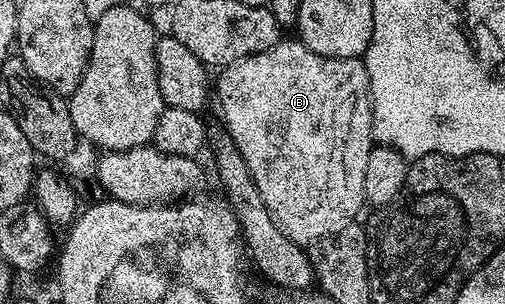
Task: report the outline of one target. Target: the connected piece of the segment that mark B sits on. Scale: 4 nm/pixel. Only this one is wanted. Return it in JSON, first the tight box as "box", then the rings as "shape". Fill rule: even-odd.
{"box":[215,39,375,247],"shape":[[[282,39],[270,47],[266,53],[256,53],[224,66],[220,70],[221,78],[215,81],[215,101],[221,104],[223,128],[229,132],[235,147],[239,147],[239,155],[247,163],[251,176],[255,179],[255,187],[259,187],[259,195],[263,195],[263,203],[267,203],[267,211],[271,211],[271,219],[275,219],[275,227],[287,235],[295,243],[303,247],[312,246],[313,242],[323,239],[323,235],[331,235],[344,225],[358,220],[357,212],[366,204],[363,191],[363,178],[367,172],[367,155],[375,144],[373,140],[373,100],[369,94],[367,67],[360,57],[324,57],[308,49],[300,39]]]}

